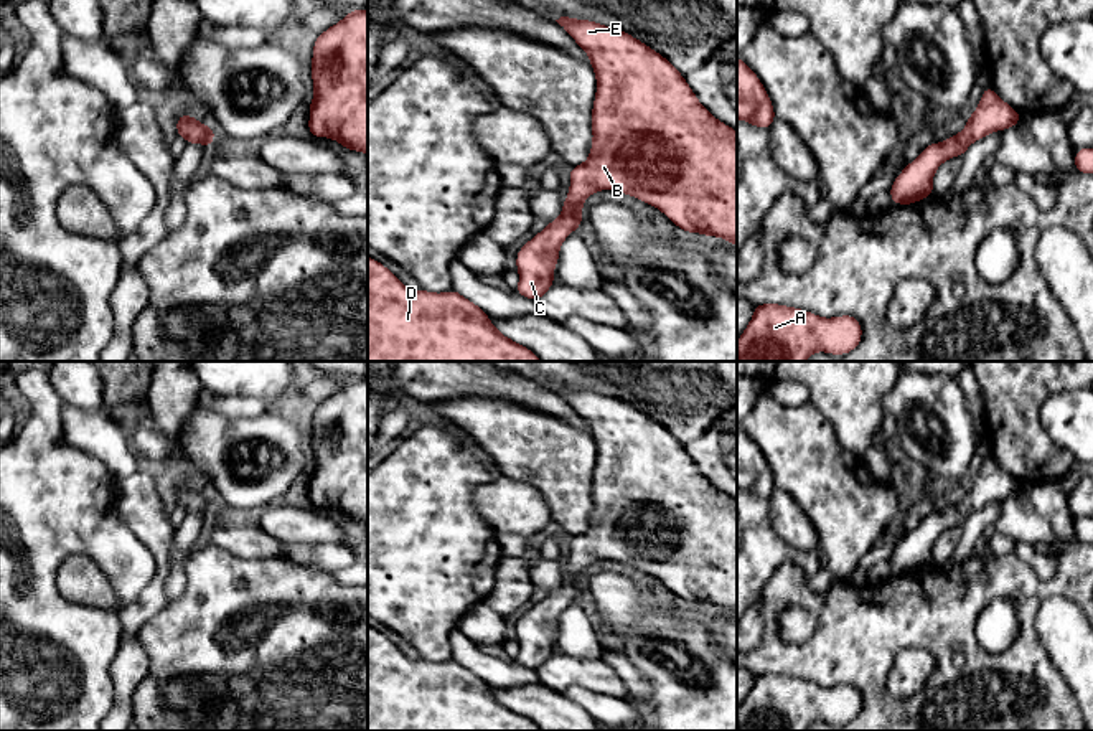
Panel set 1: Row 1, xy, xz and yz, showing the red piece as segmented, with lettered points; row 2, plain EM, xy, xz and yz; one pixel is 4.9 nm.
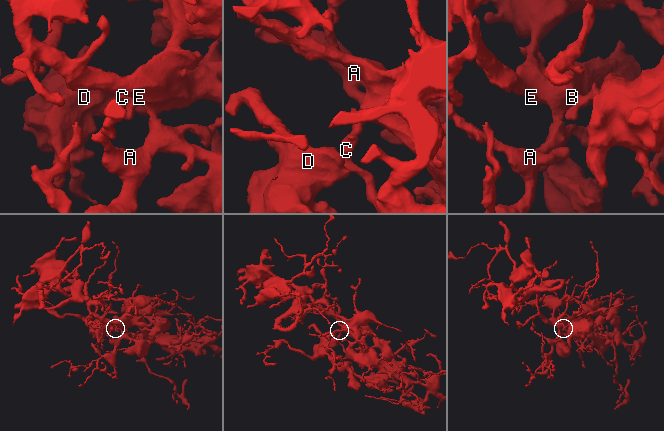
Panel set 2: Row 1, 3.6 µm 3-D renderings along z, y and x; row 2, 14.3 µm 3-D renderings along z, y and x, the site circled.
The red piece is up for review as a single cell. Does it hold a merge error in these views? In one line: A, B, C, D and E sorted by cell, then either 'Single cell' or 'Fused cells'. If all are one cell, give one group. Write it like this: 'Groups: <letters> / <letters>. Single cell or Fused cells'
Groups: A B C D E. Single cell

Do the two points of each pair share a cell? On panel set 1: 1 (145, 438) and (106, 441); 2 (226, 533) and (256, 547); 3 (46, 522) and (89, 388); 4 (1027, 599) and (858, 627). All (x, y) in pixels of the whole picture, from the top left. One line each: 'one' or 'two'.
1: two
2: one
3: two
4: one

